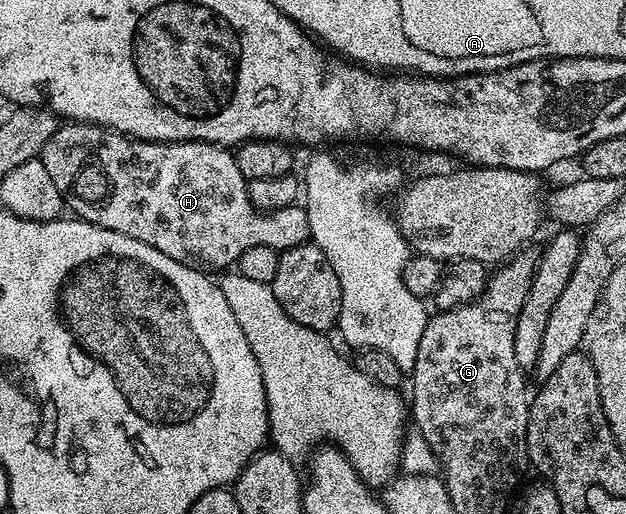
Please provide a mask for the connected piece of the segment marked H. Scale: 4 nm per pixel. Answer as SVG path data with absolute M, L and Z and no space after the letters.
M66 121L48 137L48 145L44 145L40 158L44 169L48 169L48 177L52 177L56 189L60 189L63 204L69 210L71 207L77 218L124 233L124 237L136 237L136 241L160 249L164 257L172 257L172 261L196 267L203 273L222 273L233 268L240 253L252 249L252 245L268 245L268 249L281 253L311 242L305 206L254 207L246 188L248 180L240 173L240 165L236 165L234 151L216 143L150 143L146 139L120 135L108 127L97 127L95 123Z

